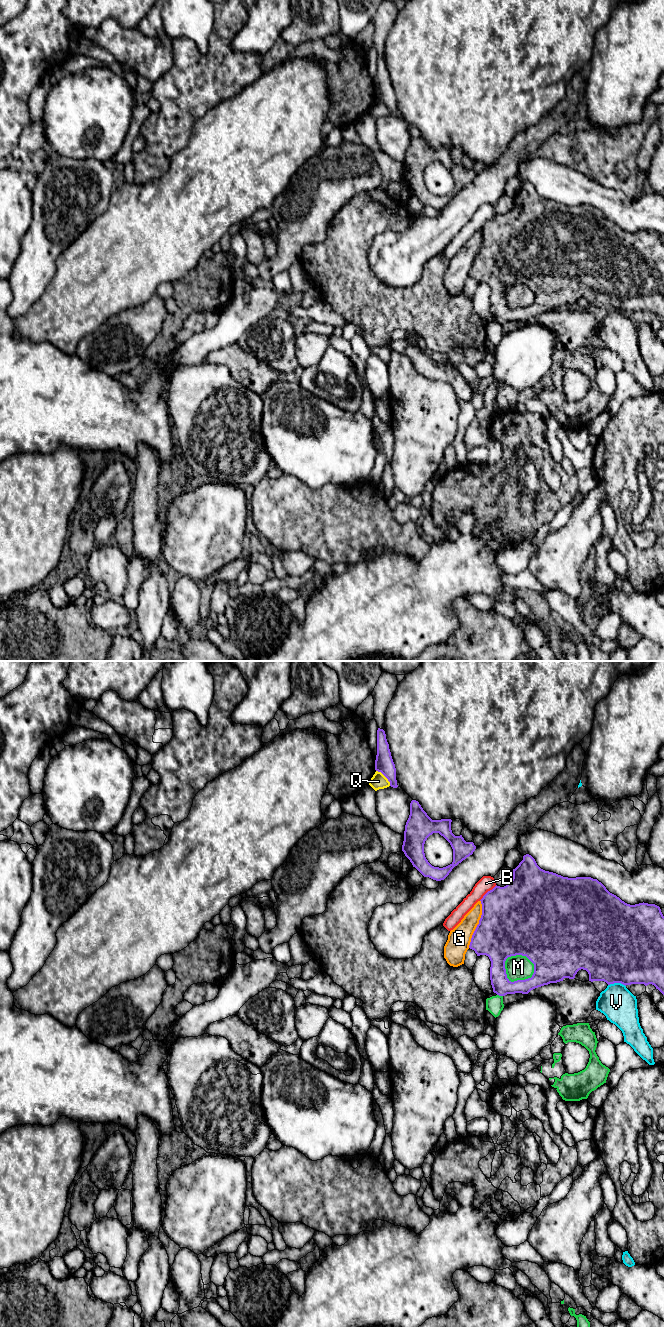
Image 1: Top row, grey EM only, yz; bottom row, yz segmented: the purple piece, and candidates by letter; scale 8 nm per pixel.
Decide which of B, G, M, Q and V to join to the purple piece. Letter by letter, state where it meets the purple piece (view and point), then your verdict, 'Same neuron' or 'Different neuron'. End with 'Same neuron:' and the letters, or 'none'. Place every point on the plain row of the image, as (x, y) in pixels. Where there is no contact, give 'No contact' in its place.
B: Touches purple at yz (487, 220). Different neuron
G: Touches purple at yz (478, 252). Different neuron
M: Touches purple at yz (525, 307). Different neuron
Q: Touches purple at yz (385, 104). Different neuron
V: Touches purple at yz (617, 310). Different neuron
Same neuron: none

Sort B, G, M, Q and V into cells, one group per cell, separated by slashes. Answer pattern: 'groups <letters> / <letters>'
groups B / G / M / Q V

